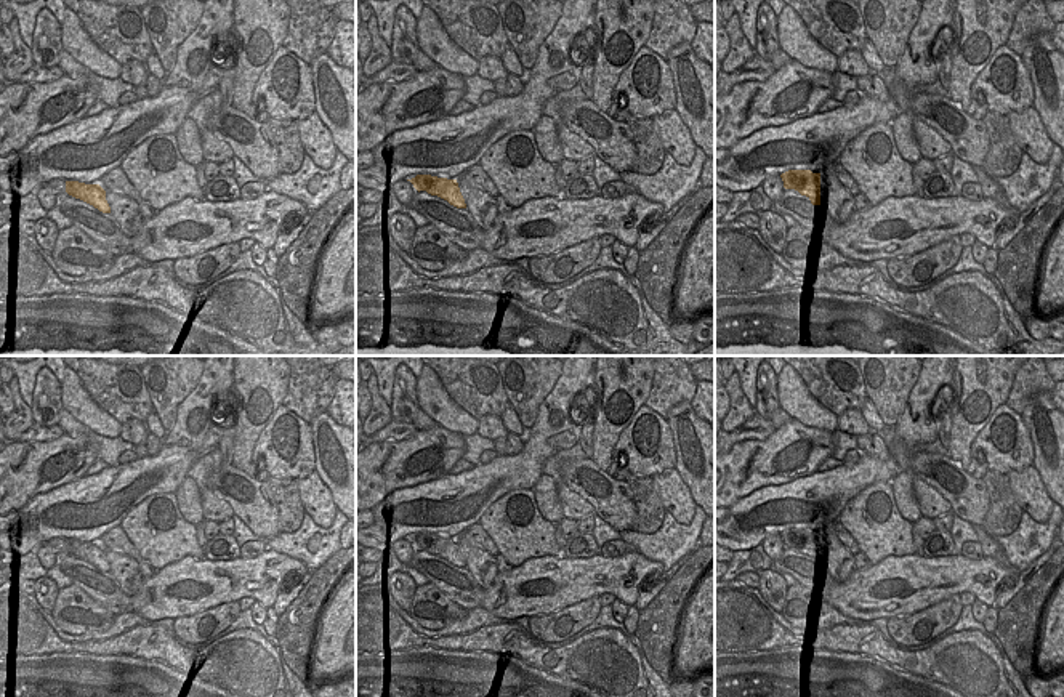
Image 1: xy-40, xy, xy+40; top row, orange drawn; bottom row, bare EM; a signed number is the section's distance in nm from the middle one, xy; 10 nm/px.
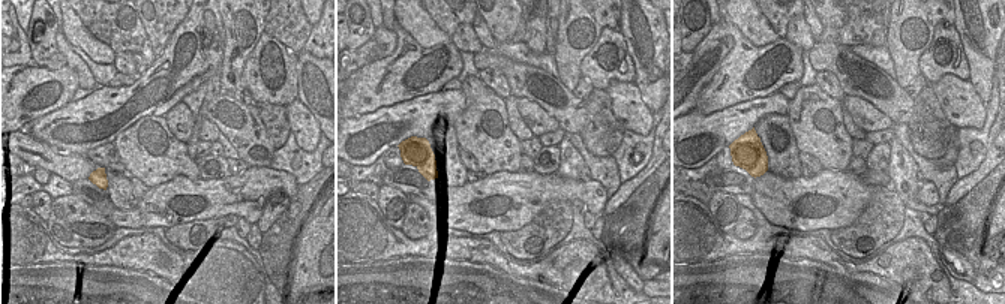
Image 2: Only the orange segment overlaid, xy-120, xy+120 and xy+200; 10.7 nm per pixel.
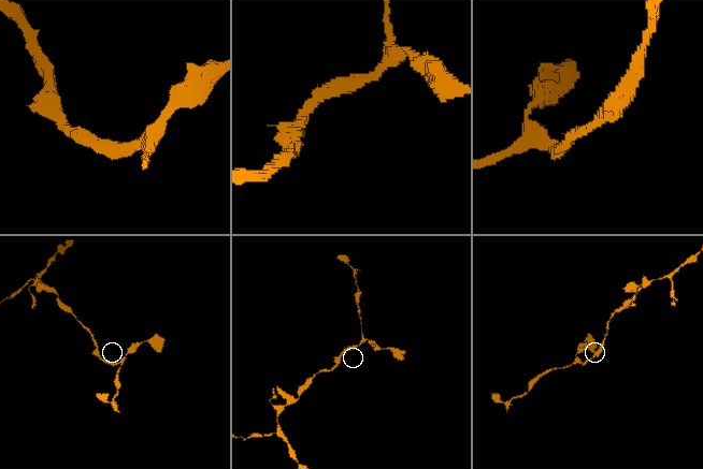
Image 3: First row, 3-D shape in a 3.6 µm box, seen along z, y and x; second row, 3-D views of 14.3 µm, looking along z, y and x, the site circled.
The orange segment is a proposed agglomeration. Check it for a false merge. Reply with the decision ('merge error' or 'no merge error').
no merge error

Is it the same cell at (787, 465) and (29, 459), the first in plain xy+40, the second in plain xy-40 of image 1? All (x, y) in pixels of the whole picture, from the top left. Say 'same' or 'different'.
same

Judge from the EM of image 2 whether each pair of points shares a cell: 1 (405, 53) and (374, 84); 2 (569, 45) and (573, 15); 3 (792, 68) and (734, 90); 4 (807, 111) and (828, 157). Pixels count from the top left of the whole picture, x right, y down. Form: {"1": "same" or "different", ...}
{"1": "same", "2": "same", "3": "same", "4": "same"}

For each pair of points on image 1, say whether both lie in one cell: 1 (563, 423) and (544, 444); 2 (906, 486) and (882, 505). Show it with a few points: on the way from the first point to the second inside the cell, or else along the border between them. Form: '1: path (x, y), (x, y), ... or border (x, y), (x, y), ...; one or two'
1: path (558, 428), (547, 439); one
2: border (890, 483), (898, 511), (912, 524); two

